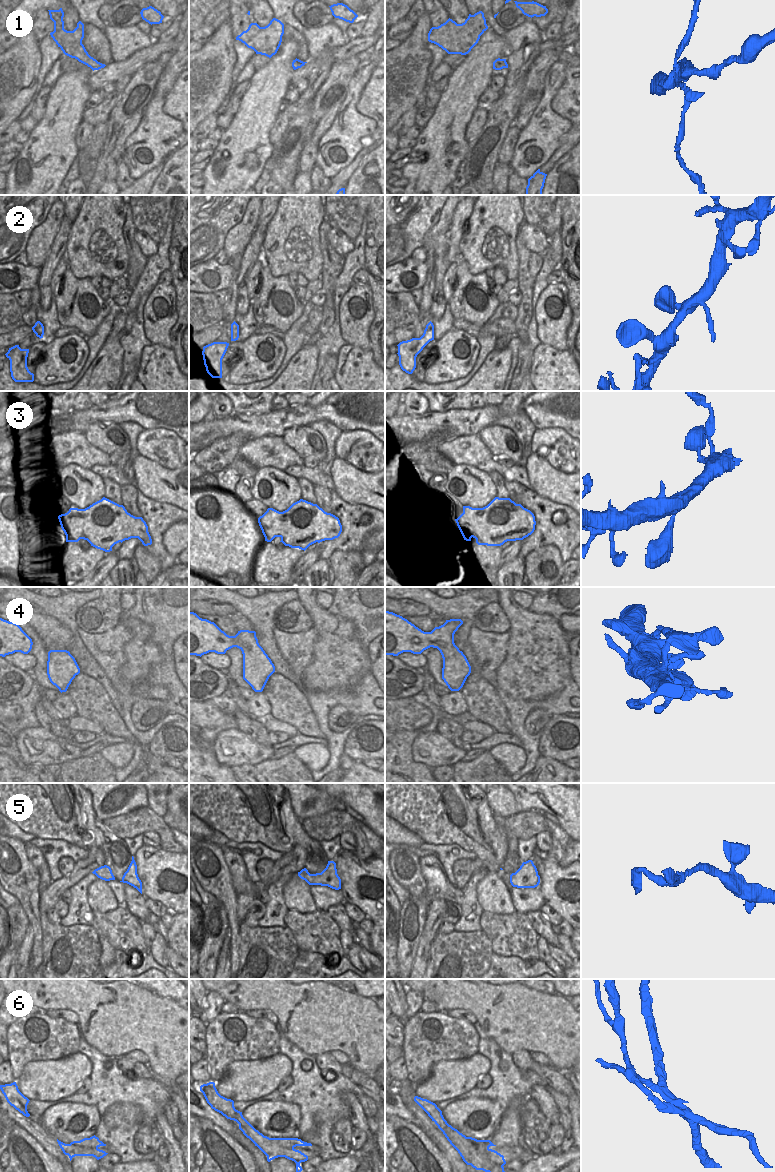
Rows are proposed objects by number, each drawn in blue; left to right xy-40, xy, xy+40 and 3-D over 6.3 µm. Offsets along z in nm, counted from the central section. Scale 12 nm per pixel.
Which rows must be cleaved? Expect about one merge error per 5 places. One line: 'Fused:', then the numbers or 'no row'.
Fused: 1, 6

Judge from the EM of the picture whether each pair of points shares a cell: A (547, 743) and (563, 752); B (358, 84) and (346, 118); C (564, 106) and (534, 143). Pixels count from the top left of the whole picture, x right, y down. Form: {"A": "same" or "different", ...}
{"A": "same", "B": "different", "C": "different"}

